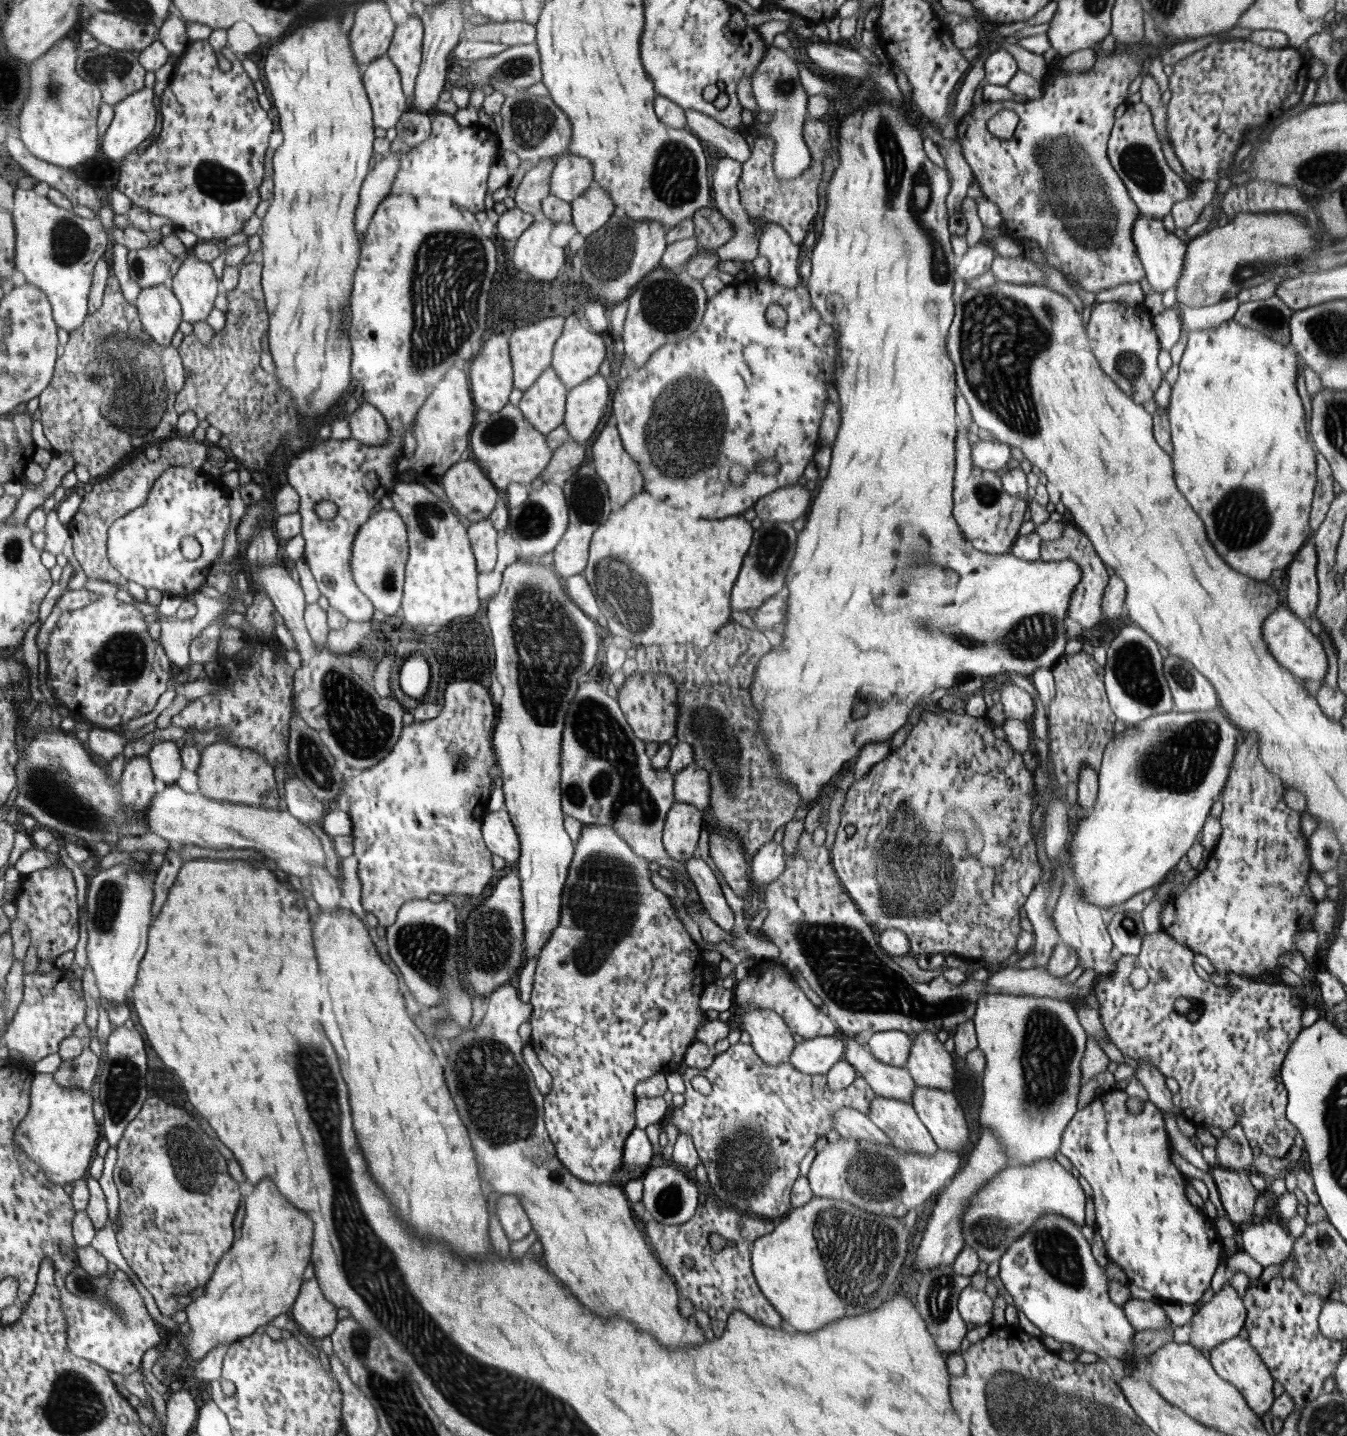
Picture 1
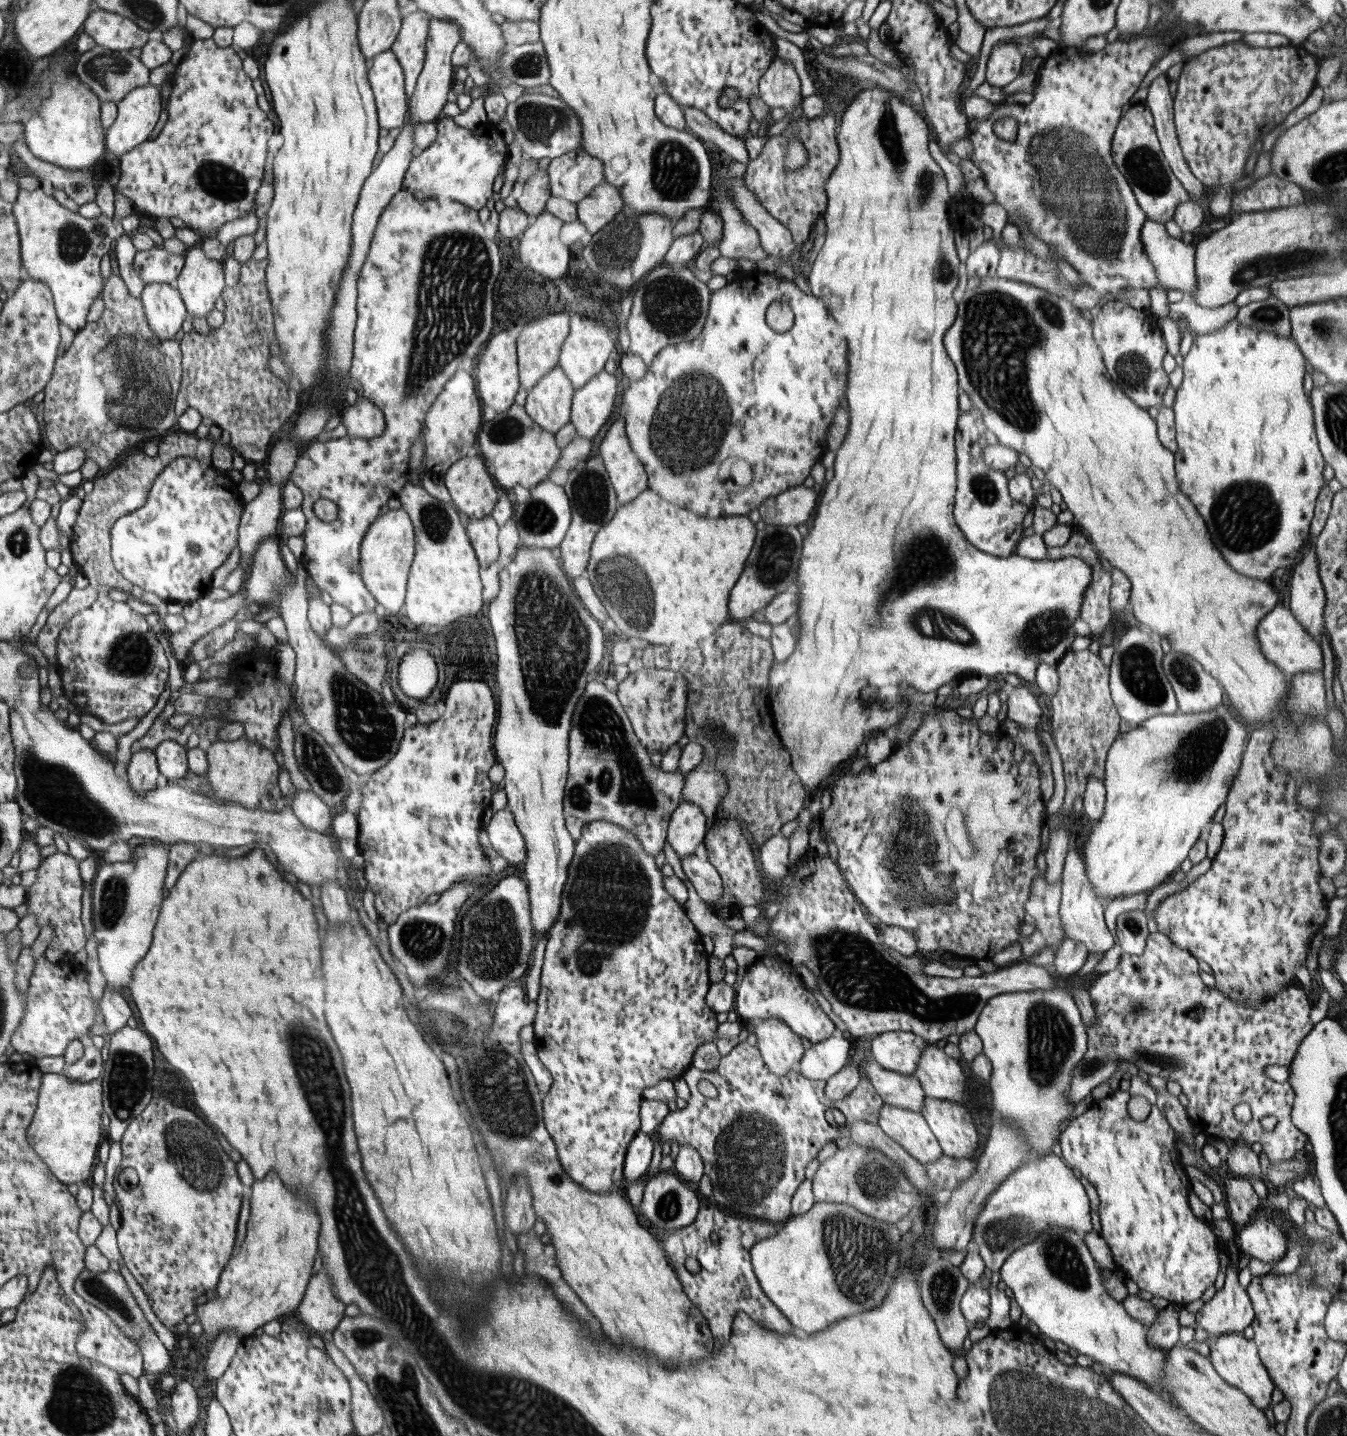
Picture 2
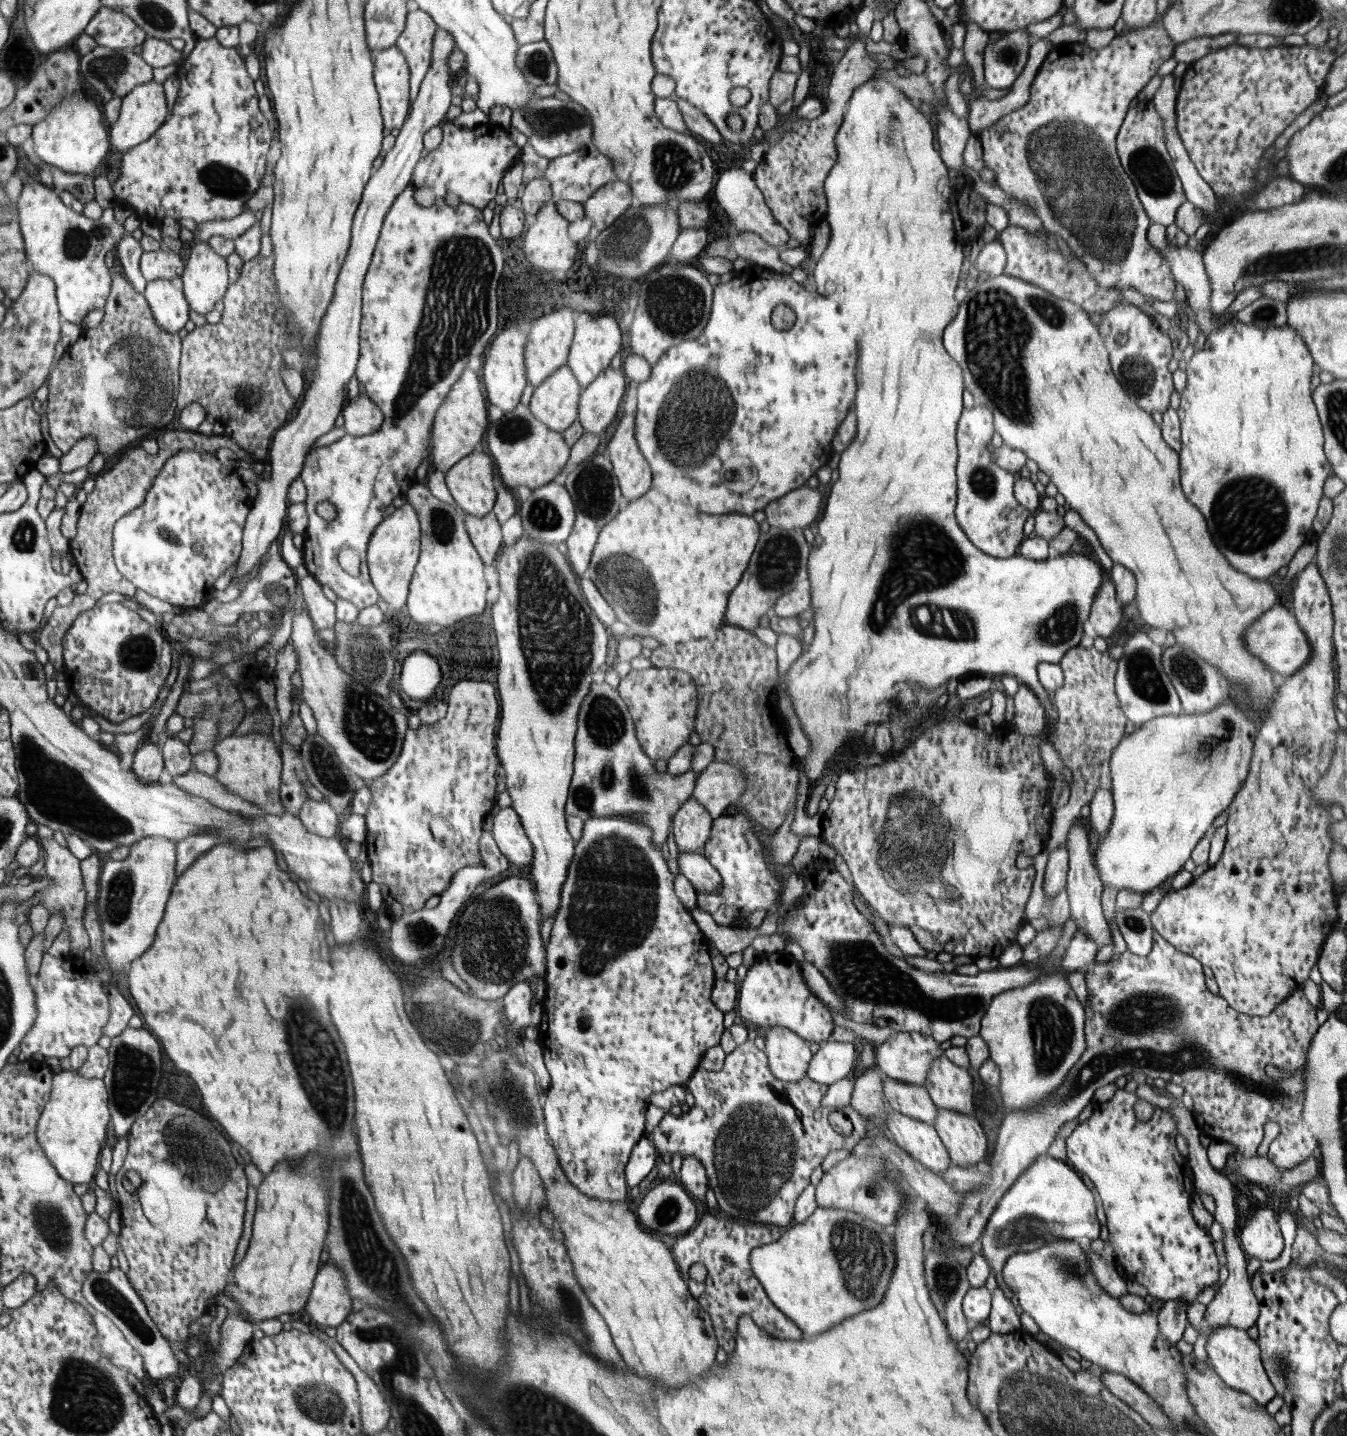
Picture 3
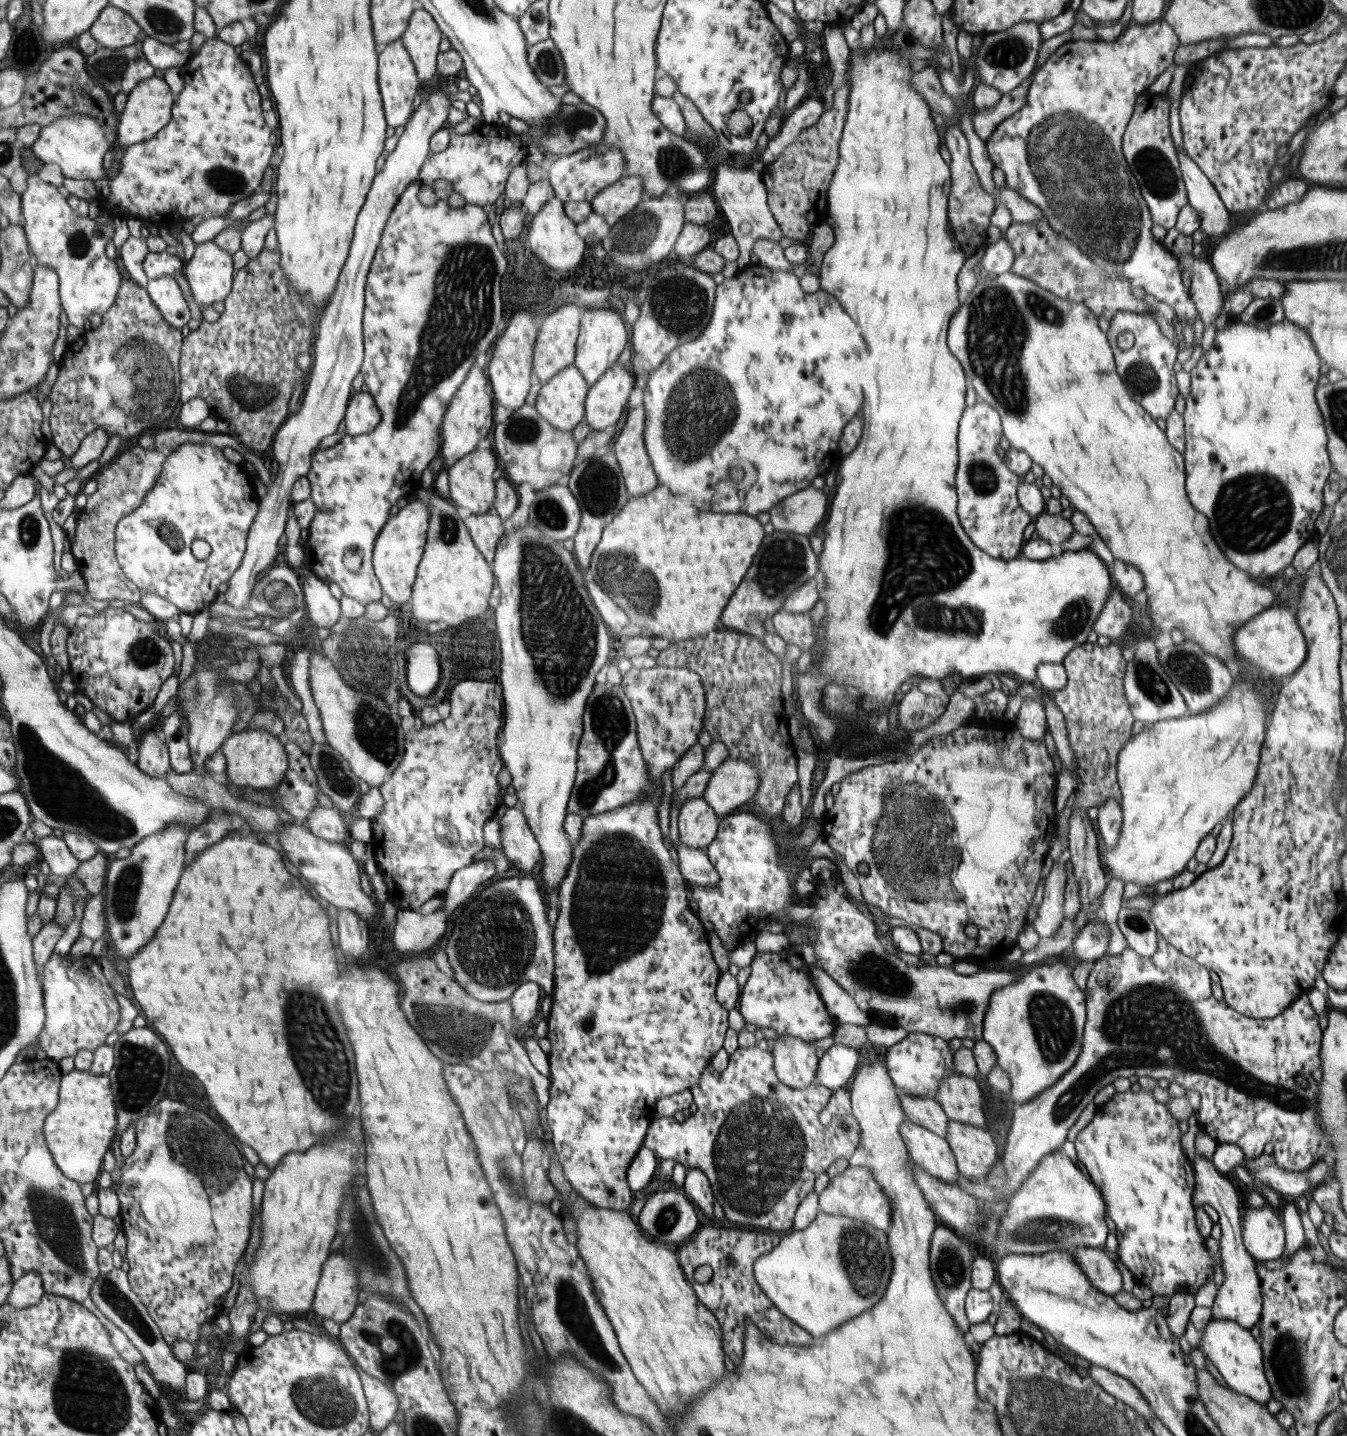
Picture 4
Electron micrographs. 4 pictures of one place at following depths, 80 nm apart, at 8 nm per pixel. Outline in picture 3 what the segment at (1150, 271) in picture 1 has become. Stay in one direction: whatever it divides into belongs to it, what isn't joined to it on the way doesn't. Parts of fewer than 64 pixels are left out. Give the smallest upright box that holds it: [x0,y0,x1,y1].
[1147,223,1211,311]

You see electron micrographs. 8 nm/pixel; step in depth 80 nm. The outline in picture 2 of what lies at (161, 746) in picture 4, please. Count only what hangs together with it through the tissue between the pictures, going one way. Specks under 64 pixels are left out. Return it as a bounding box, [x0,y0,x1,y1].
[127,749,159,794]

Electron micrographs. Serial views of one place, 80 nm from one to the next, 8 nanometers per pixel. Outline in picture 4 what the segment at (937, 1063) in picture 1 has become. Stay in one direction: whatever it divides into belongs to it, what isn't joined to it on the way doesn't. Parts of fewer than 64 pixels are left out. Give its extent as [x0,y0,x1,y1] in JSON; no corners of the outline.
[935,1070,988,1130]

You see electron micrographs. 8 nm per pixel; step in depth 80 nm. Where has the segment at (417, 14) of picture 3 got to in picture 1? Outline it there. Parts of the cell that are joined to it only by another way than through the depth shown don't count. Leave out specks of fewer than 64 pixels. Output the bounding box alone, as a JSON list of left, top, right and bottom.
[386,15,422,100]

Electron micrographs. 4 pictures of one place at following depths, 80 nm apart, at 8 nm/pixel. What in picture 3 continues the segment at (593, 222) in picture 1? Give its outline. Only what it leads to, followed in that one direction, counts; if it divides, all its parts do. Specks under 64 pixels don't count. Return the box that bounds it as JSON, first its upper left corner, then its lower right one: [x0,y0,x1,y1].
[582,179,635,230]

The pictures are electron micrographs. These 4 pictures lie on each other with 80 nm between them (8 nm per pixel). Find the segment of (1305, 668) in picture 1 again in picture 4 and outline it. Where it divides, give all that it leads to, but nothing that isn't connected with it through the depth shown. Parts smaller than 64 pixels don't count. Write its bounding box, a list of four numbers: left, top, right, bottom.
[1233,608,1307,681]

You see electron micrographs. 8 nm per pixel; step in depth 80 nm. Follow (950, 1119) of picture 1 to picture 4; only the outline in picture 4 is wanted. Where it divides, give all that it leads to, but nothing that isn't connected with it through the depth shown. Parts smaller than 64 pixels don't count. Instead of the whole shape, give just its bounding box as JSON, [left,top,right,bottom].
[946,1120,998,1180]

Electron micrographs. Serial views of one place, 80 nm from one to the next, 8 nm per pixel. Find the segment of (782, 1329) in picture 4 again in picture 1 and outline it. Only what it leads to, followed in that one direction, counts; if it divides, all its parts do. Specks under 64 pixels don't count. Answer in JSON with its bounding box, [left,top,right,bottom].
[642,1190,785,1336]

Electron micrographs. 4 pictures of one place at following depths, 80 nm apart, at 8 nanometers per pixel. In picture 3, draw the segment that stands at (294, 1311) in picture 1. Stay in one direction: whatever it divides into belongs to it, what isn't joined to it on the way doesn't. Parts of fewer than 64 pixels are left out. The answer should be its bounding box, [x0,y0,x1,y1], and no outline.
[304,1262,352,1330]

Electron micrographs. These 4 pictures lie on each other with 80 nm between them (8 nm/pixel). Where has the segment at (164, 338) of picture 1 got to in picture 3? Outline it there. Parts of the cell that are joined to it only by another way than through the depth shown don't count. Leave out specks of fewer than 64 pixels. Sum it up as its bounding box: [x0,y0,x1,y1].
[143,281,188,334]

